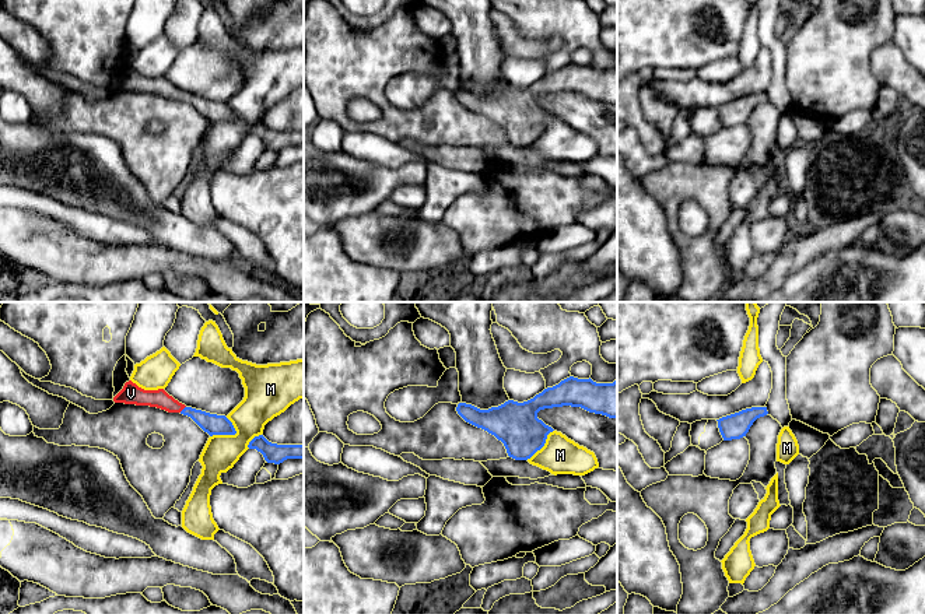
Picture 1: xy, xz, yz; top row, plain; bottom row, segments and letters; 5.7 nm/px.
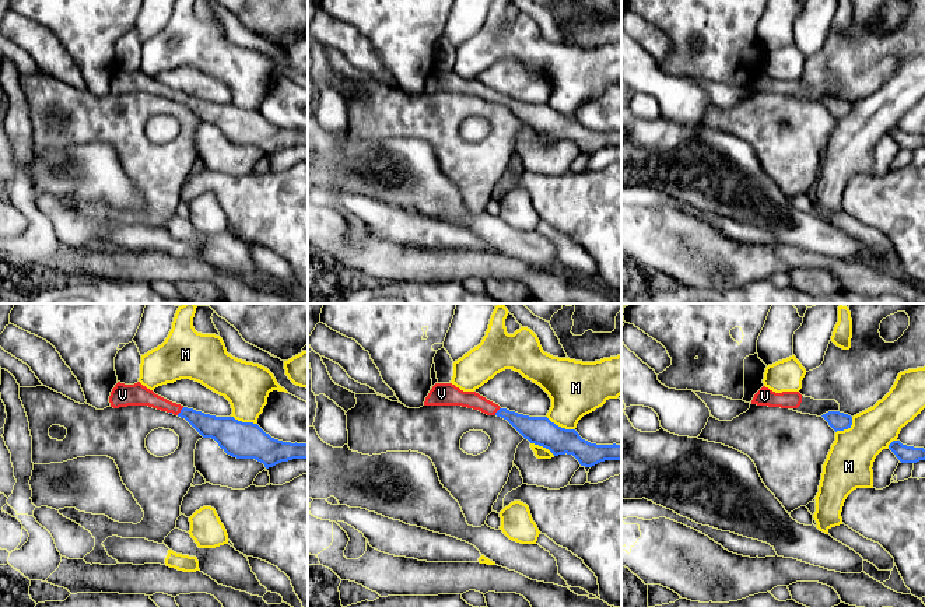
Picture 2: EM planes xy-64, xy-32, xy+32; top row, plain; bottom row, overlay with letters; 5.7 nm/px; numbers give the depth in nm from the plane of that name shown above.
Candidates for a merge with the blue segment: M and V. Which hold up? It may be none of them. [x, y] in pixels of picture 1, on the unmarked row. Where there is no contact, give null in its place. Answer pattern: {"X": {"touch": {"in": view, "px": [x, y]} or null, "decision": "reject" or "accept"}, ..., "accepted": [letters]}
{"M": {"touch": {"in": "xy", "px": [223, 120]}, "decision": "reject"}, "V": {"touch": {"in": "xy", "px": [184, 95]}, "decision": "accept"}, "accepted": ["V"]}

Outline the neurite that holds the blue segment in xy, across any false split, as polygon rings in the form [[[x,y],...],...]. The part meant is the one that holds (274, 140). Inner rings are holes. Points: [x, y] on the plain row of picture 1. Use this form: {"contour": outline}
{"contour": [[[263,122],[255,123],[249,136],[260,138],[267,150],[280,151],[287,145],[304,145],[304,131],[277,131],[269,129]]]}

